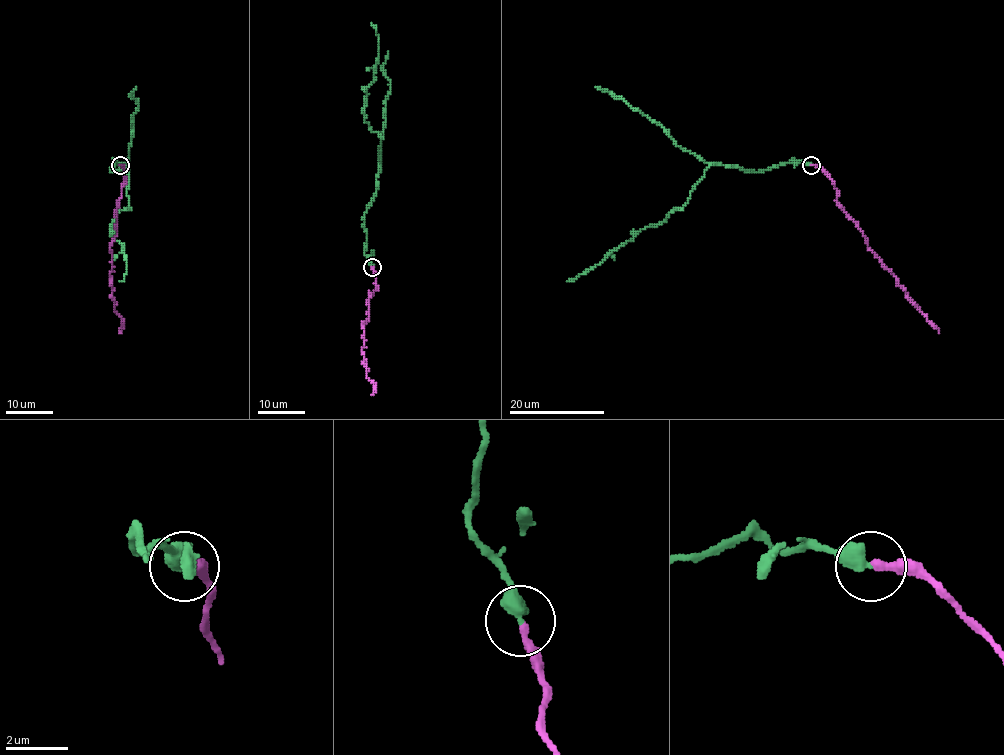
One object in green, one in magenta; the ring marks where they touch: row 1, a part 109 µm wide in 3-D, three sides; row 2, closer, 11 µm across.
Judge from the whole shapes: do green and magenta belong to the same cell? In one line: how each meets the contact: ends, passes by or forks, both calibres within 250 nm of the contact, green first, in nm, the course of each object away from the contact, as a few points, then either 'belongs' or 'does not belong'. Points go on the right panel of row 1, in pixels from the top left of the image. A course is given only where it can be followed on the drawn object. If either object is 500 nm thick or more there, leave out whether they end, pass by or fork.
500/240 nm | green via (811, 165), (793, 161), (746, 171), (712, 163), (682, 207), (657, 225), (641, 229), (599, 264), (567, 281) | magenta via (811, 165), (831, 180), (839, 194), (837, 204), (939, 334) | belongs

